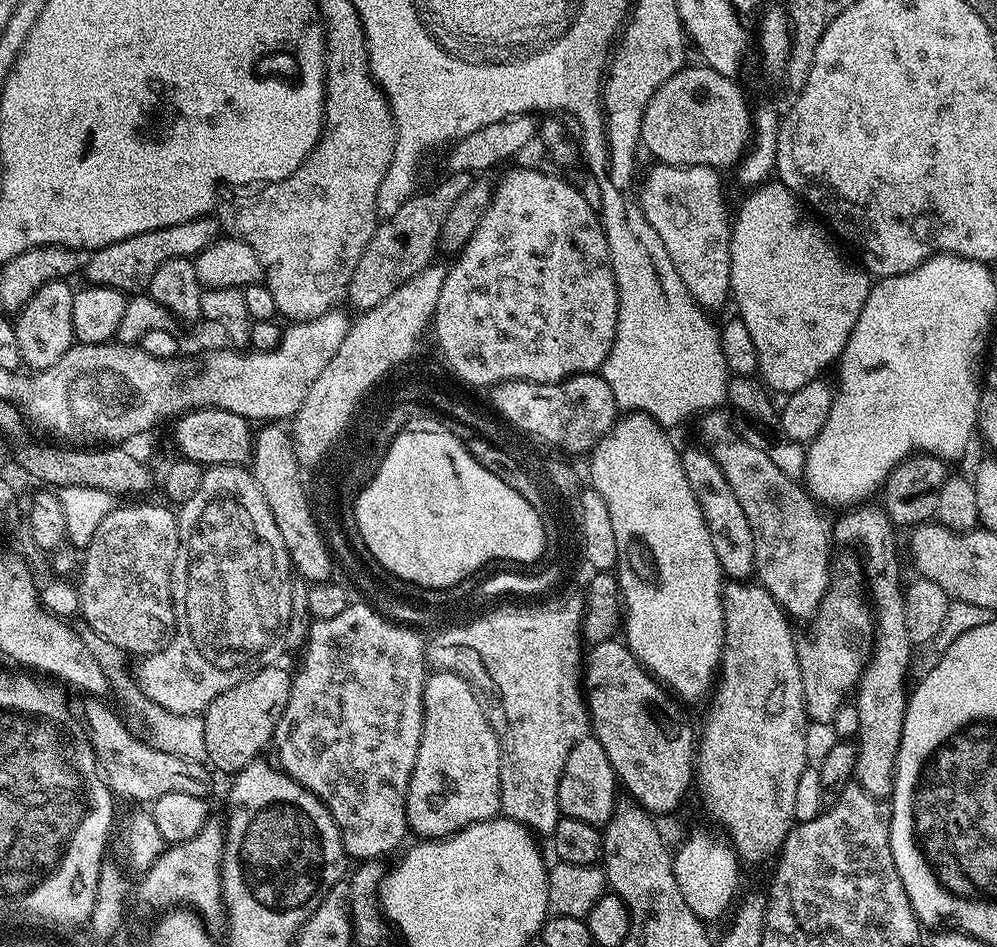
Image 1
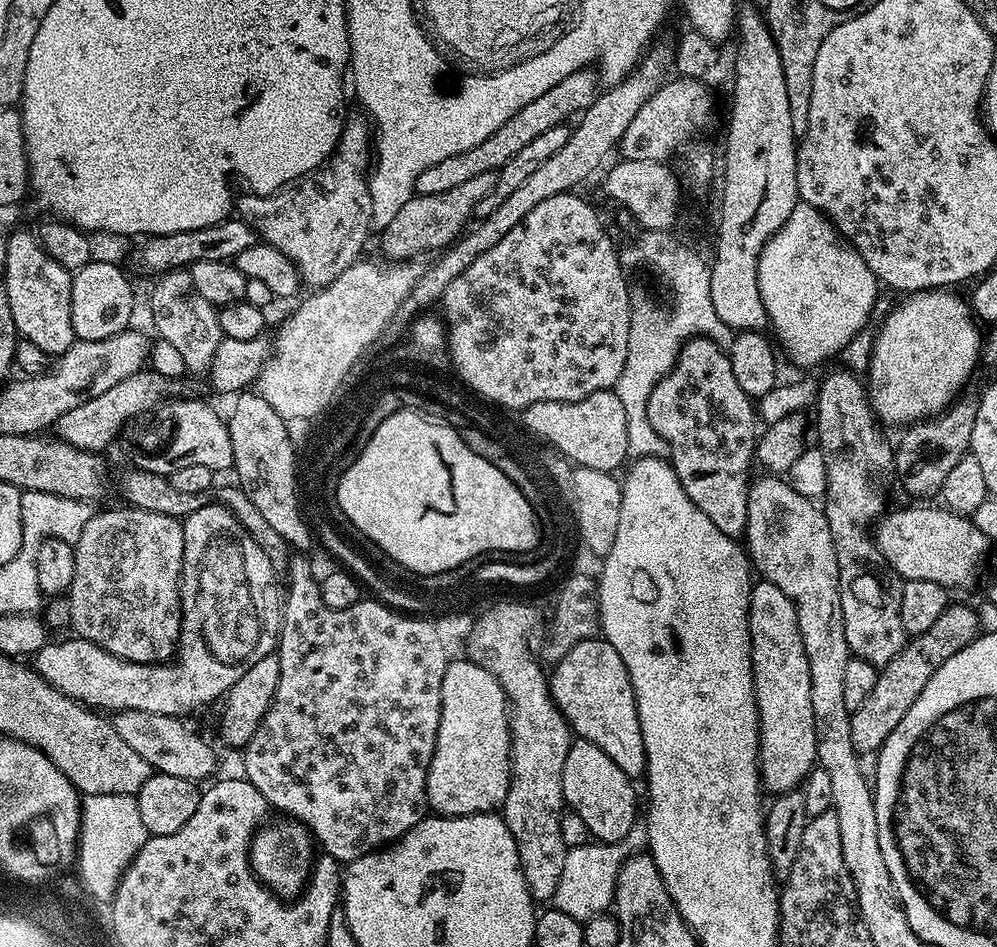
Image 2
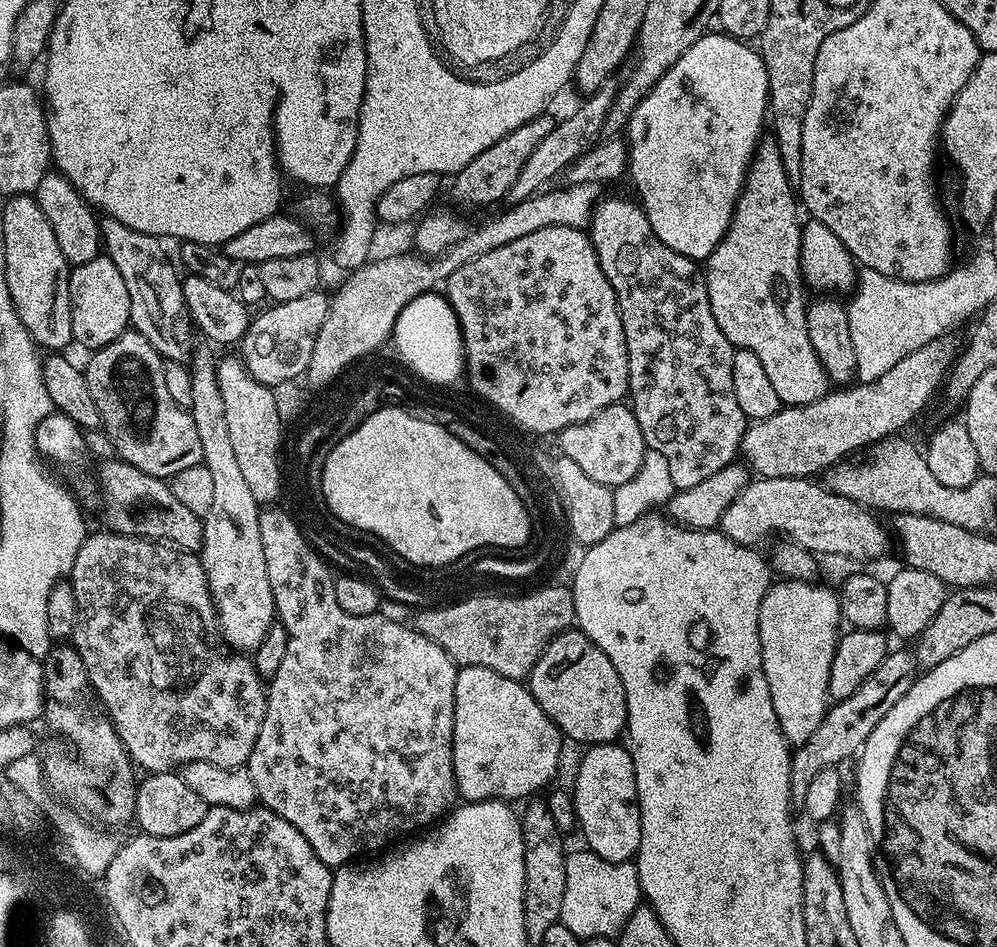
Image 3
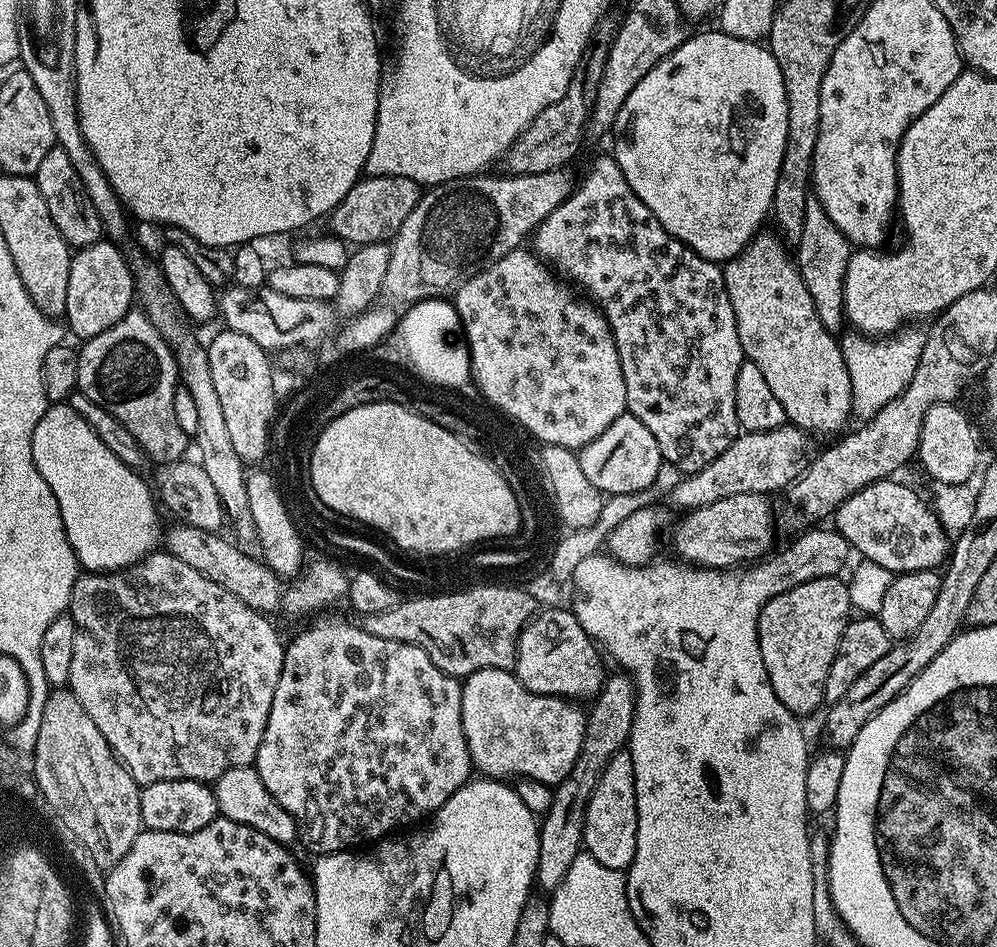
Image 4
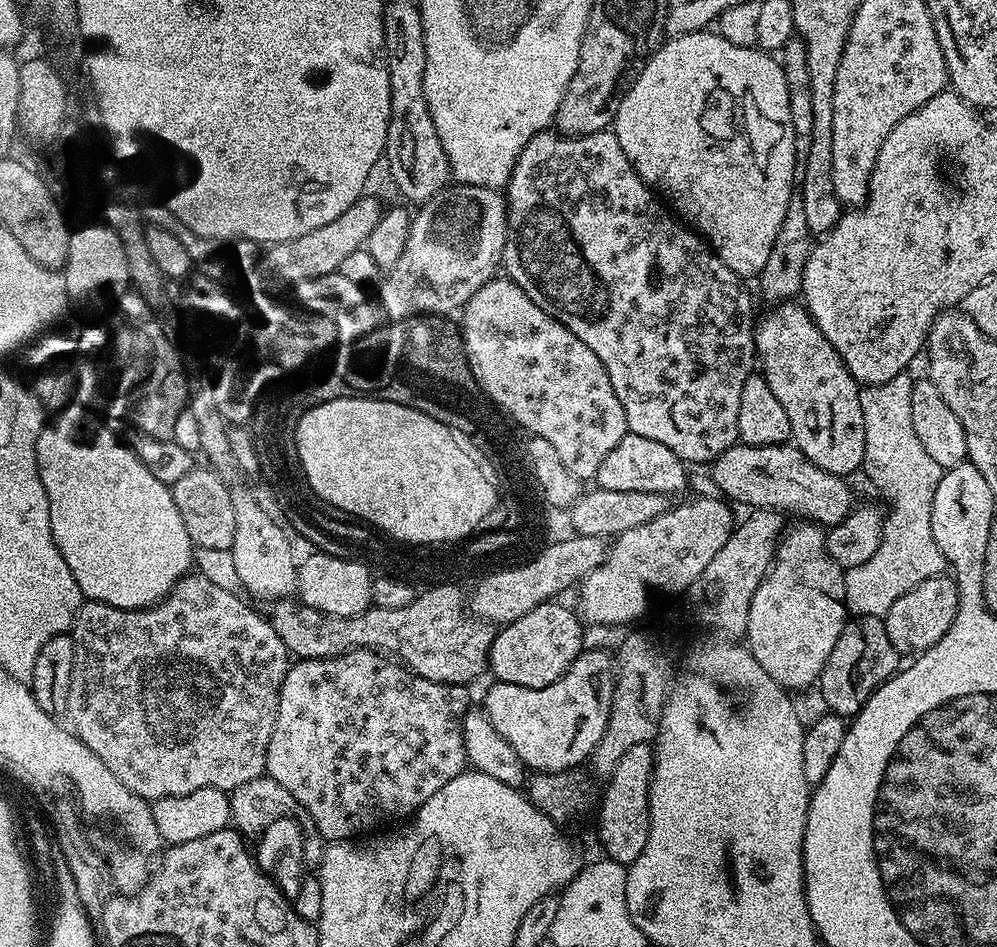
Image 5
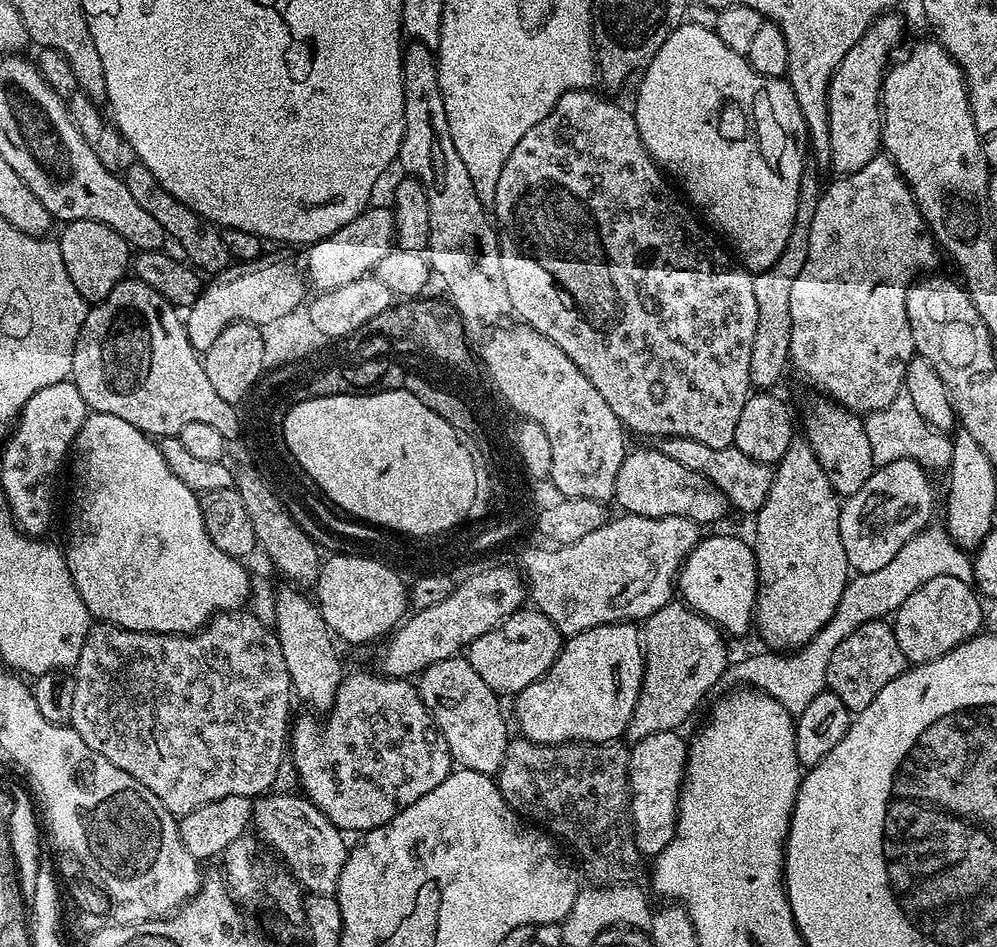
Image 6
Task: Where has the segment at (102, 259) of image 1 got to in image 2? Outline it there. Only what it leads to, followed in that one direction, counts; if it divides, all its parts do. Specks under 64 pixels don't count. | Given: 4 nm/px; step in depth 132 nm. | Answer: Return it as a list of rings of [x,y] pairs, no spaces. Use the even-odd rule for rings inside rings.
[[[229,218],[218,222],[214,226],[202,226],[202,230],[186,230],[178,234],[166,234],[165,236],[149,236],[139,241],[140,249],[136,252],[136,264],[144,272],[156,272],[163,274],[173,272],[175,268],[187,269],[194,262],[222,262],[223,260],[232,262],[242,250],[246,250],[250,245],[257,243],[258,237],[253,232],[251,226],[239,218]]]

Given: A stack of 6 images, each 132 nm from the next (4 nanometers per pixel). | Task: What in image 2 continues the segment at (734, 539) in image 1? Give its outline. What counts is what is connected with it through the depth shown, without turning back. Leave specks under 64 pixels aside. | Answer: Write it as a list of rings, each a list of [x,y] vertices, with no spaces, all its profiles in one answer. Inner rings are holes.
[[[694,336],[684,344],[684,347],[680,350],[680,357],[676,359],[676,365],[658,381],[654,386],[654,390],[650,390],[650,398],[646,402],[648,425],[656,431],[657,437],[663,443],[664,440],[668,443],[668,453],[666,453],[666,456],[672,465],[674,474],[678,474],[678,482],[682,482],[682,490],[686,490],[686,498],[690,498],[690,502],[694,502],[694,506],[698,506],[702,510],[702,514],[706,514],[706,518],[710,518],[710,522],[714,522],[714,526],[718,526],[718,530],[722,530],[722,534],[733,538],[743,537],[748,526],[748,515],[746,514],[748,486],[750,483],[748,463],[750,465],[753,463],[758,439],[756,416],[752,413],[752,404],[754,404],[753,397],[747,396],[742,390],[742,386],[738,386],[738,381],[734,378],[734,370],[730,370],[727,351],[717,344],[716,341],[707,340],[705,336]]]

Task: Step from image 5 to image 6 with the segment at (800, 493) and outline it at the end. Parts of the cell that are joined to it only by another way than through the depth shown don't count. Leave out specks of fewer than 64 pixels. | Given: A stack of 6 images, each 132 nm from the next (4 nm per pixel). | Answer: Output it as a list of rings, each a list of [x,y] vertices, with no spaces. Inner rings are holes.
[[[661,436],[655,441],[657,452],[666,454],[666,458],[686,466],[686,470],[694,470],[694,474],[702,474],[706,482],[710,482],[719,492],[726,494],[729,505],[740,512],[755,514],[768,501],[768,491],[772,486],[773,465],[754,462],[742,454],[735,446],[731,448],[715,448],[702,446],[702,442],[694,442],[694,438],[678,438],[677,436]]]

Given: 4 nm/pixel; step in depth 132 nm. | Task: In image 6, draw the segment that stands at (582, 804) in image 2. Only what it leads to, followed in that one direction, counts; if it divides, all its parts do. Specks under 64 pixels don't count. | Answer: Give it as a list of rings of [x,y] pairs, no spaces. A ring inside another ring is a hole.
[[[679,731],[650,734],[635,741],[628,754],[628,790],[632,834],[641,857],[654,858],[674,838],[676,811],[680,801],[680,787],[684,781],[684,767],[688,764],[688,744]]]

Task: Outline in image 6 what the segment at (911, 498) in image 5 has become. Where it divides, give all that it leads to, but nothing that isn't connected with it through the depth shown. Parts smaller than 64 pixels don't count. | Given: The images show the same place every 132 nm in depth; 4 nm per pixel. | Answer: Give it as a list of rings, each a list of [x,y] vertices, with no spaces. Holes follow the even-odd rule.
[[[899,392],[888,406],[877,412],[867,413],[863,417],[866,438],[870,438],[870,454],[877,466],[883,466],[895,460],[913,460],[916,465],[925,469],[947,469],[952,457],[953,437],[933,430],[918,414],[910,394]],[[925,527],[924,531],[917,532],[914,538],[906,542],[898,550],[896,556],[890,558],[890,562],[873,567],[871,570],[856,574],[849,579],[848,585],[842,590],[842,598],[826,626],[818,630],[818,634],[795,654],[781,654],[776,650],[763,650],[753,656],[745,658],[741,664],[733,663],[730,668],[730,676],[744,686],[751,686],[759,692],[765,692],[770,698],[774,698],[791,714],[798,717],[814,698],[818,698],[820,692],[826,688],[826,666],[830,666],[830,657],[834,650],[858,626],[862,626],[871,620],[882,620],[891,617],[918,590],[933,578],[958,578],[958,582],[972,584],[973,557],[967,551],[960,549],[958,545],[948,537],[943,527]]]

